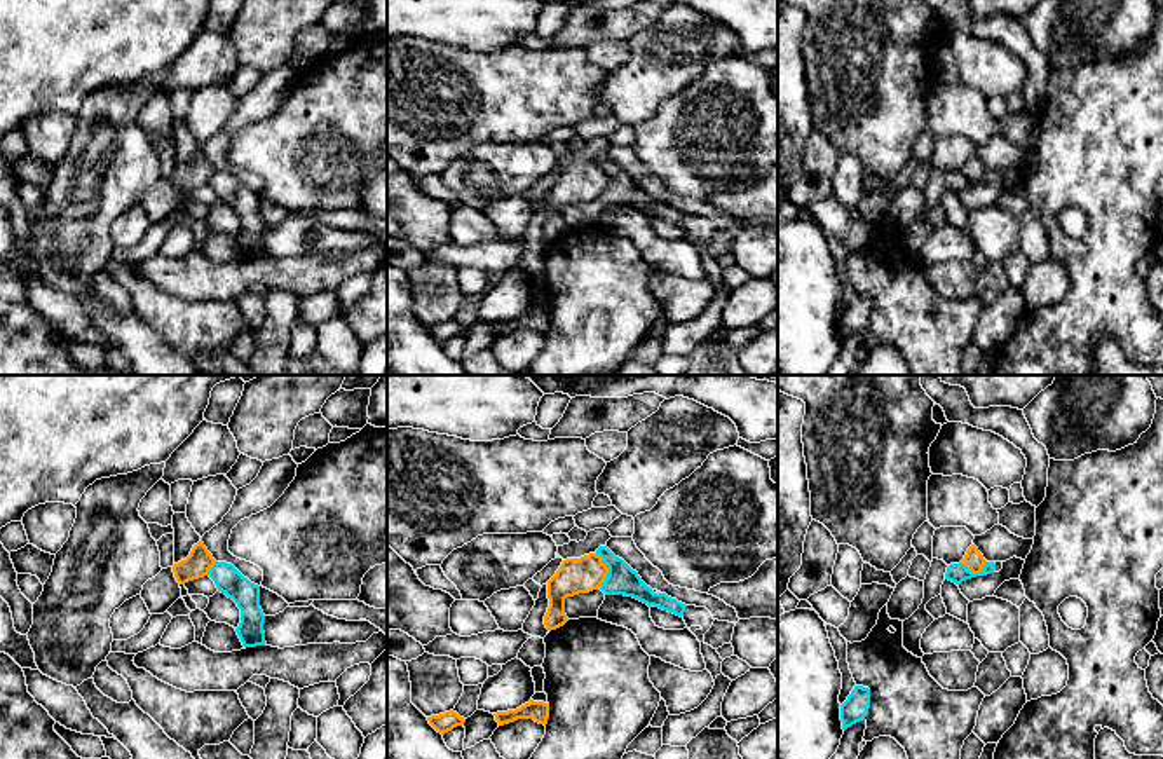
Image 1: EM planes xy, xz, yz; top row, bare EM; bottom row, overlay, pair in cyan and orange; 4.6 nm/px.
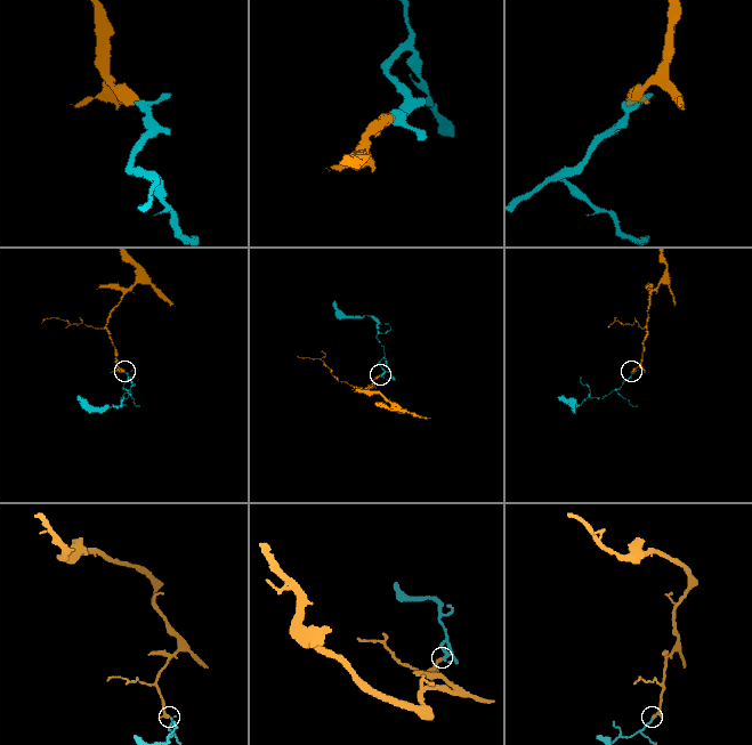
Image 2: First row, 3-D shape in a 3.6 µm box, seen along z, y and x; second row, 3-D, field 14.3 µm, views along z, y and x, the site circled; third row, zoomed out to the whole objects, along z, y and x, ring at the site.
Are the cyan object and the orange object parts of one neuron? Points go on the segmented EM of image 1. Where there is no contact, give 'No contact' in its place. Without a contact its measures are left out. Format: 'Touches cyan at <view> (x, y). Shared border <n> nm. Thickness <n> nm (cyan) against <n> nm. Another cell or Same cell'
Touches cyan at xz (609, 569). Shared border 160 nm. Thickness 140 nm (cyan) against 160 nm. Another cell

